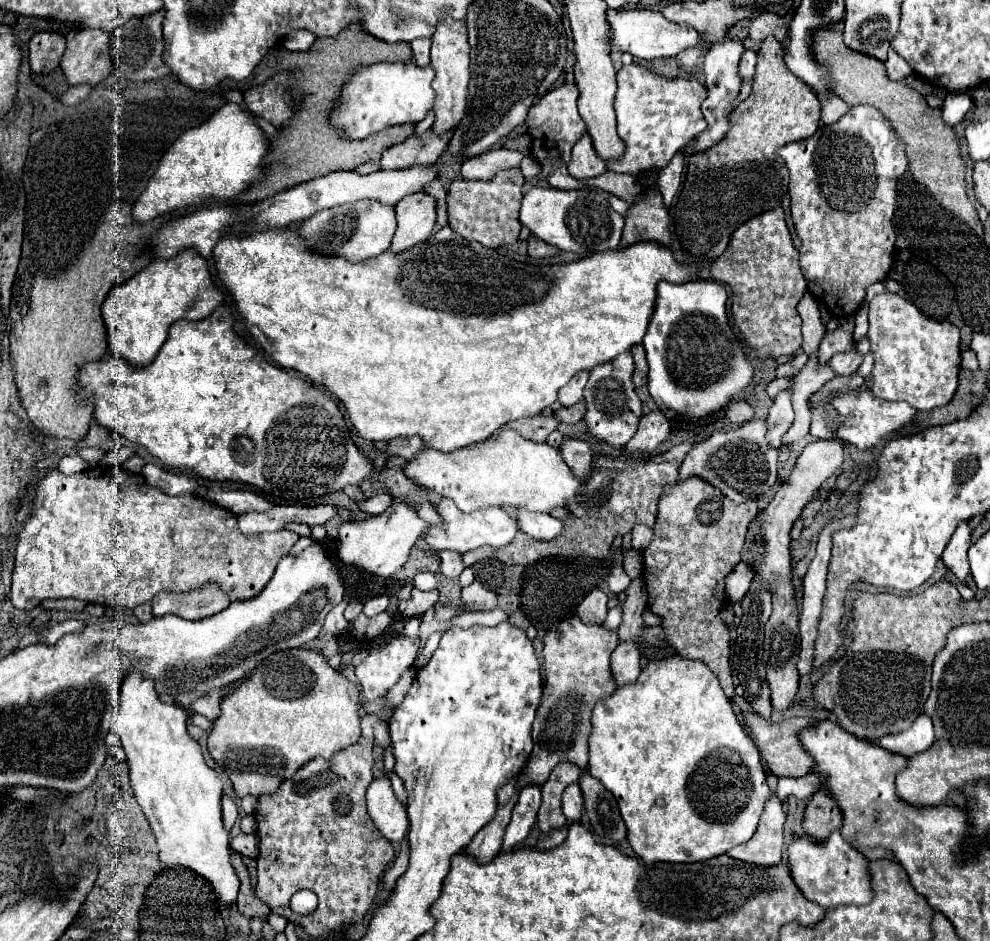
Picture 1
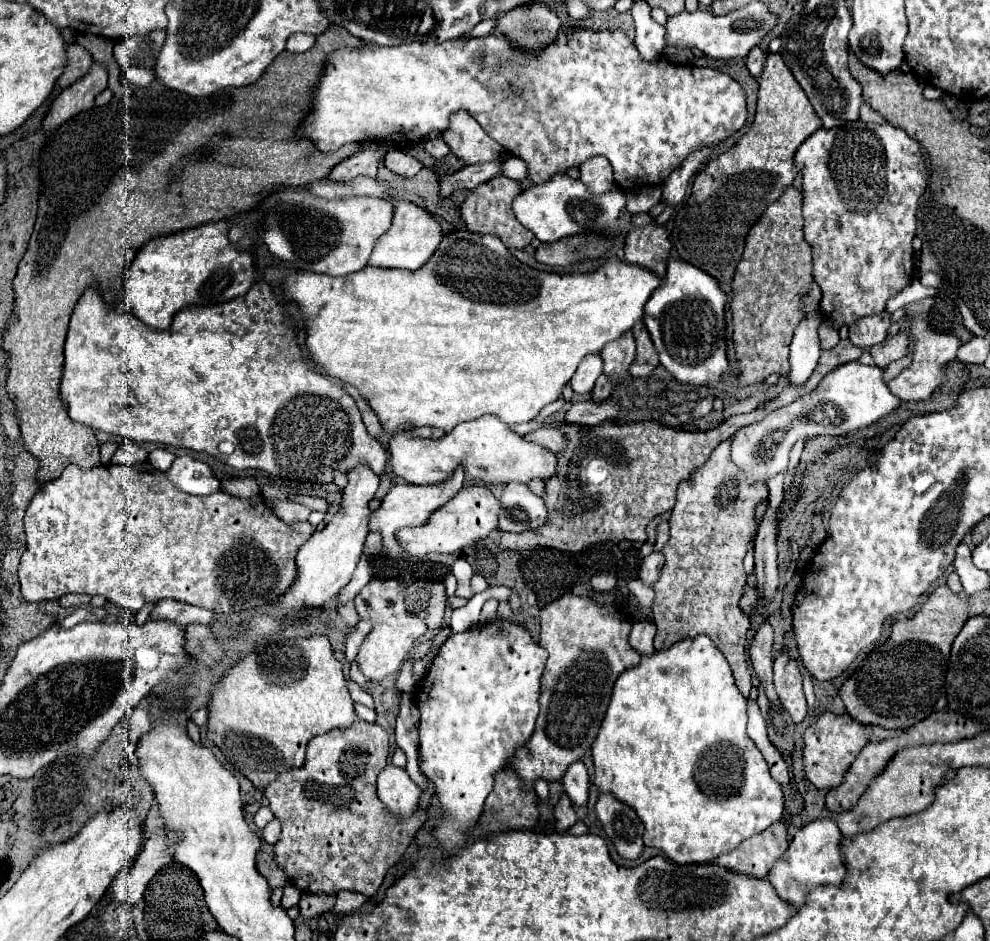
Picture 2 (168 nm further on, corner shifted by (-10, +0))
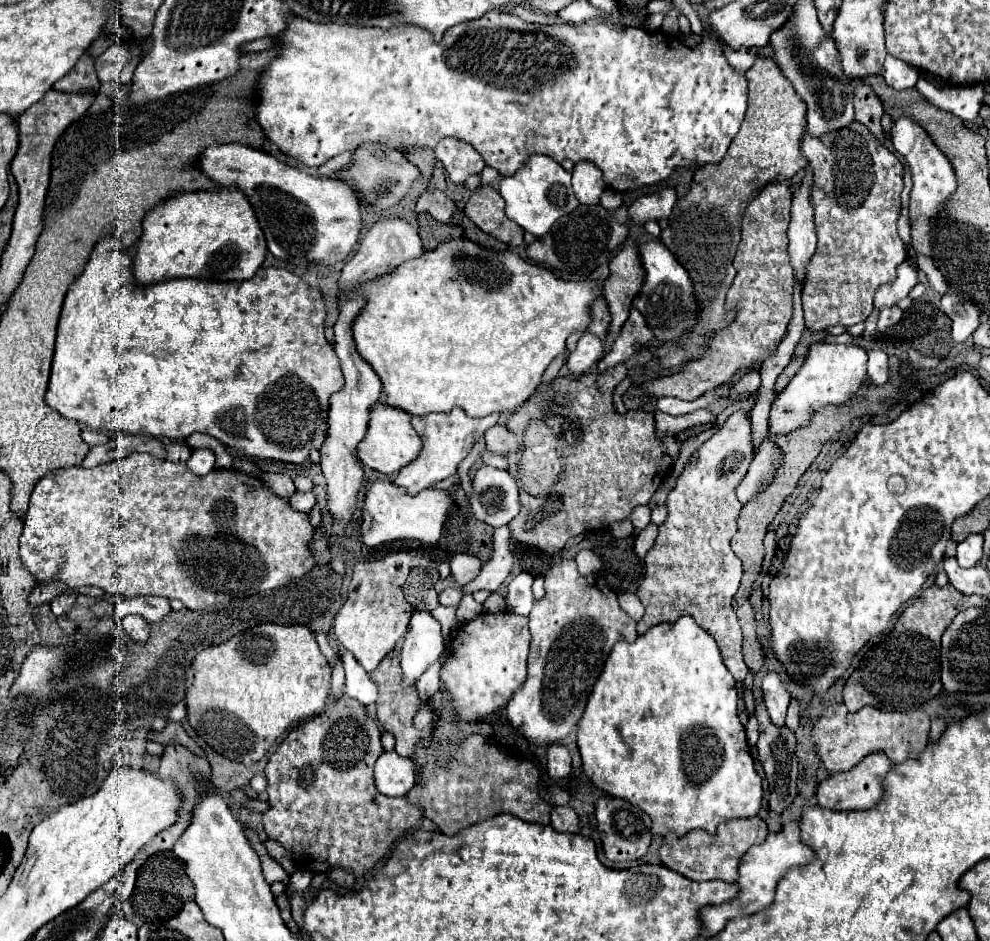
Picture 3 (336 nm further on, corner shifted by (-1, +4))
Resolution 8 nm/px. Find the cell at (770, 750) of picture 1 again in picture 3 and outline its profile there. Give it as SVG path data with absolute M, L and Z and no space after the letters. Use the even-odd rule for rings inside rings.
M830 704L812 728L812 744L818 760L828 774L840 774L854 768L866 754L882 750L894 764L906 762L912 754L920 754L928 744L930 720L918 710L882 712L874 706L864 706L858 712L848 712L844 704Z

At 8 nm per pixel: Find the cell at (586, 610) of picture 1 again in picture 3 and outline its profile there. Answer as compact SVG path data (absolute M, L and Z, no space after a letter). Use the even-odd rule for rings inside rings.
M580 550L576 554L576 564L578 564L580 574L598 574L602 568L598 556L592 550Z

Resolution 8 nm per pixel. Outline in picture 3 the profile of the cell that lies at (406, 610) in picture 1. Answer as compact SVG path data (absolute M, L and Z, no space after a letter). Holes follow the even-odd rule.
M414 566L410 570L408 582L404 584L404 596L416 610L434 610L438 606L438 594L434 584L438 582L438 568L432 566Z

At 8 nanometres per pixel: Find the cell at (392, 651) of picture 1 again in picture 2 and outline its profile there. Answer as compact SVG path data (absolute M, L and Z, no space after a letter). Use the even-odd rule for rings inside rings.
M373 578L355 596L355 606L357 606L357 614L361 620L371 620L371 630L363 638L359 652L357 652L359 668L369 680L381 682L385 676L397 672L399 664L407 658L413 644L425 634L427 626L419 616L407 610L405 584L399 578L389 578L389 580Z

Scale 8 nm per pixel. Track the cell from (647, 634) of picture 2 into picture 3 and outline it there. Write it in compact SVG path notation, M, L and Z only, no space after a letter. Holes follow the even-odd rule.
M620 594L618 600L620 600L622 610L624 610L632 620L636 620L636 622L642 620L644 608L642 608L642 602L636 598L636 594Z

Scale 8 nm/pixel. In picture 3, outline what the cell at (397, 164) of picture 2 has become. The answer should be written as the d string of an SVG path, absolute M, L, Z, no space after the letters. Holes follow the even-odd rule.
M374 144L360 146L354 152L354 164L348 170L340 172L340 178L354 182L352 188L360 194L360 200L364 206L368 204L368 206L374 206L380 210L386 210L386 208L392 208L394 204L398 204L418 176L420 176L418 168L414 164L410 164L406 160L406 156L402 156L402 152L386 150L384 156L378 156Z

